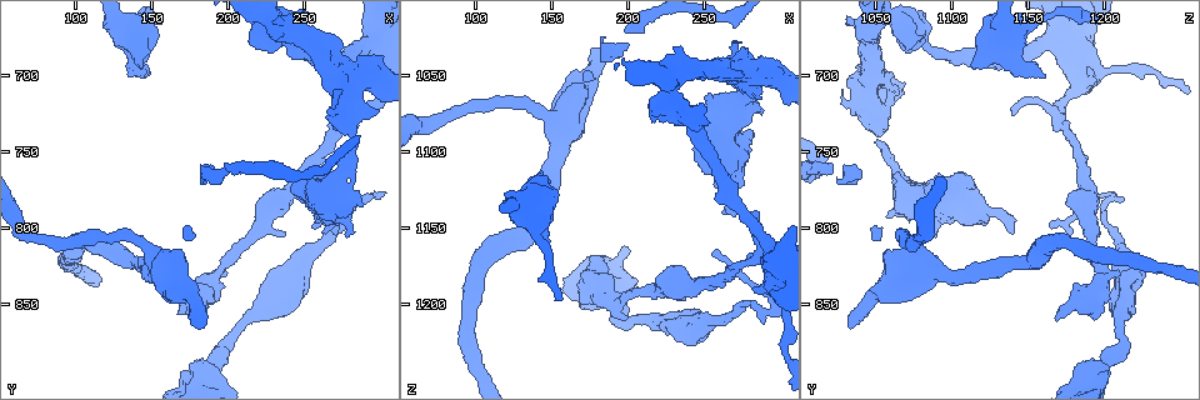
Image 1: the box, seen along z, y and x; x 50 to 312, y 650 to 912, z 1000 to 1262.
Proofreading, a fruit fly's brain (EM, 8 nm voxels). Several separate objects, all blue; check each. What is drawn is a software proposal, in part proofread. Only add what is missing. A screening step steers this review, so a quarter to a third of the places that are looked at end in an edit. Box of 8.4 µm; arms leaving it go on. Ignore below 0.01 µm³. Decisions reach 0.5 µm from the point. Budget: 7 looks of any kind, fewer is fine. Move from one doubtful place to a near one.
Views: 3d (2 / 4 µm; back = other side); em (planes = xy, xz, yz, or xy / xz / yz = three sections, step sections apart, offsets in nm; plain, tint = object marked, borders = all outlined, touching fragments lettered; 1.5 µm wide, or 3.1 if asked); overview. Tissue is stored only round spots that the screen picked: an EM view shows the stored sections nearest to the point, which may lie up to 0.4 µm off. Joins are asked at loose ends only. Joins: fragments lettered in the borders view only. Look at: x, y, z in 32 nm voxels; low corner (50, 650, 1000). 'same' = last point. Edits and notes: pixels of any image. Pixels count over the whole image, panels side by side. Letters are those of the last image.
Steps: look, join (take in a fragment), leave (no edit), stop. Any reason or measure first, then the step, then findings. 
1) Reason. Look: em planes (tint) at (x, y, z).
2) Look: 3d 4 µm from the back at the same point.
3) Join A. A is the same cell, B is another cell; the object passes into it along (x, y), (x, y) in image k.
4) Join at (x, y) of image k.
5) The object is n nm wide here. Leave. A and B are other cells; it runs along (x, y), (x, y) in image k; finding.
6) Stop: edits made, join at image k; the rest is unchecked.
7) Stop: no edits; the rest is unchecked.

Free end. Look: 3d 4 µm at (144, 696, 1114).

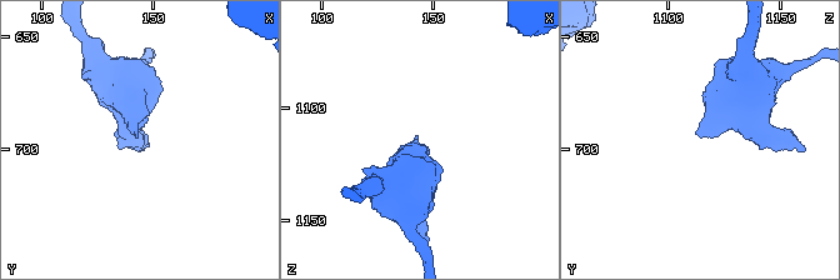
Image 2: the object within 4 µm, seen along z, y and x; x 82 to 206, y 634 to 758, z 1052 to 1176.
Look: em planes (tint) at (143, 693, 1112).

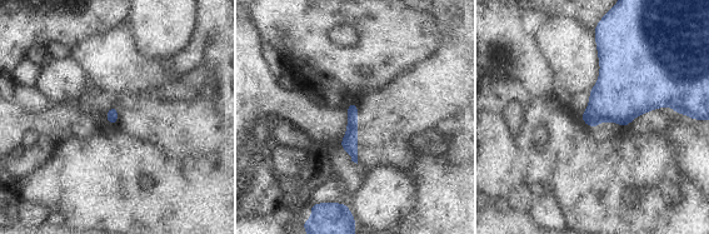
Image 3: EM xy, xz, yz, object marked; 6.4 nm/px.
Look: em planes (borders) at the same point.

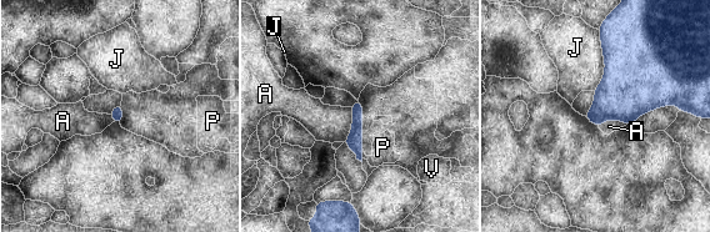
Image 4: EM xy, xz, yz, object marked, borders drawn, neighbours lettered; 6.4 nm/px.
Join P. P is the same cell, A, J and V are other cells; it goes on there.

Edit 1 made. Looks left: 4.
Redraw. Look: overview.

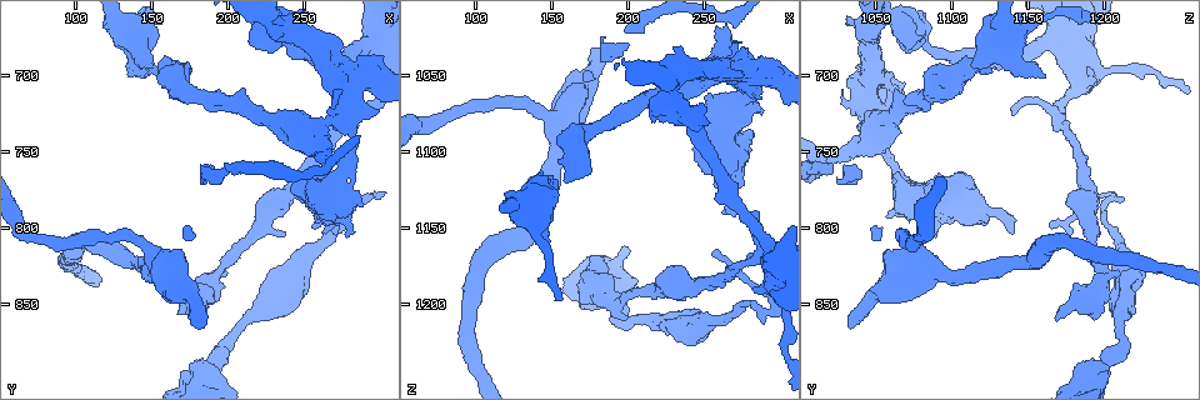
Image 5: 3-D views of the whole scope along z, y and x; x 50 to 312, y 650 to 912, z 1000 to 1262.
An open end. Look: 3d 4 µm at (198, 758, 1020).

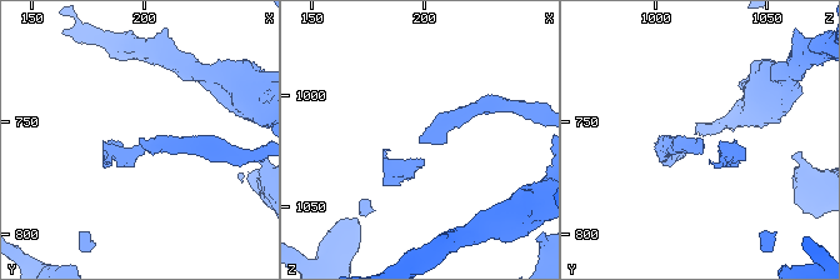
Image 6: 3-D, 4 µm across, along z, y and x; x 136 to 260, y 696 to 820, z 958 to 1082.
Look: em planes (borders) at (197, 758, 1018).

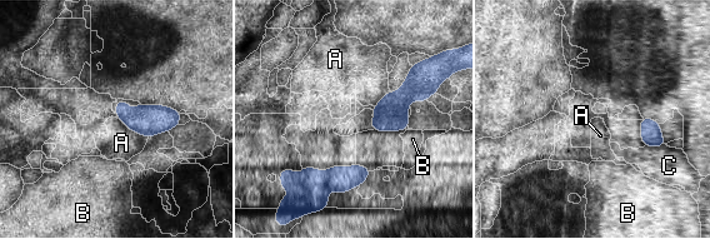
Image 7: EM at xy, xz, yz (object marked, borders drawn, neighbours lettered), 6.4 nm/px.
Leave. A, B and C are other cells; none of them fits.

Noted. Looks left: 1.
Stop: edits made, join at image 4; the rest is unchecked.

